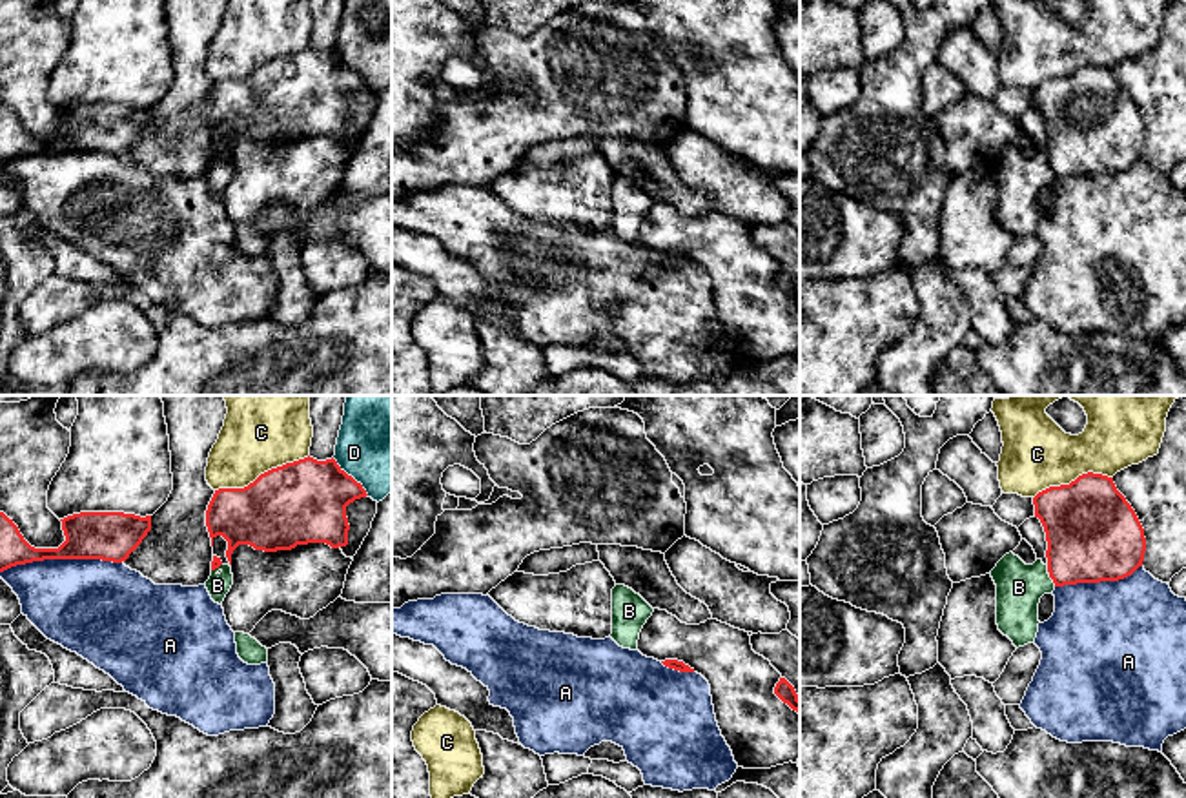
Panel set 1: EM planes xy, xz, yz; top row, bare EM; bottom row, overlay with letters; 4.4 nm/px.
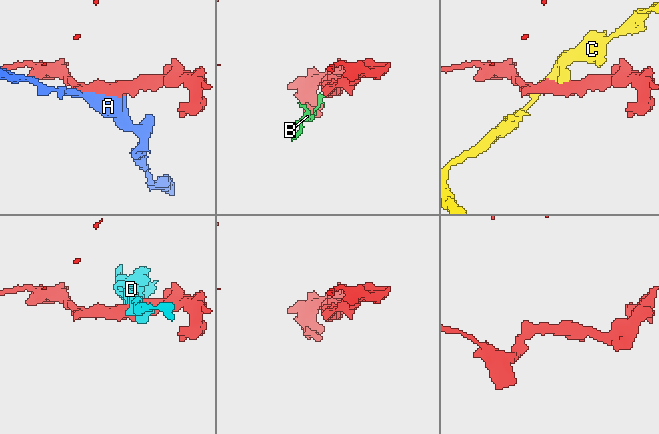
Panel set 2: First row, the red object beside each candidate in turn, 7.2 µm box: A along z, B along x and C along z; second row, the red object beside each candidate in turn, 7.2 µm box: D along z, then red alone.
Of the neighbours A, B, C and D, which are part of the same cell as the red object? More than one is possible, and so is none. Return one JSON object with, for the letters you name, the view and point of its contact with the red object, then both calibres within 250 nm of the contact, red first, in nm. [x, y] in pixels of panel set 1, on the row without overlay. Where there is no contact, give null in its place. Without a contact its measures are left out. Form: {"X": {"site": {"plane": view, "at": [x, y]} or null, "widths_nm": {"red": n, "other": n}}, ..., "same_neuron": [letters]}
{"same_neuron": []}

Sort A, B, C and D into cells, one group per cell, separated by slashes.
A / B / C / D

